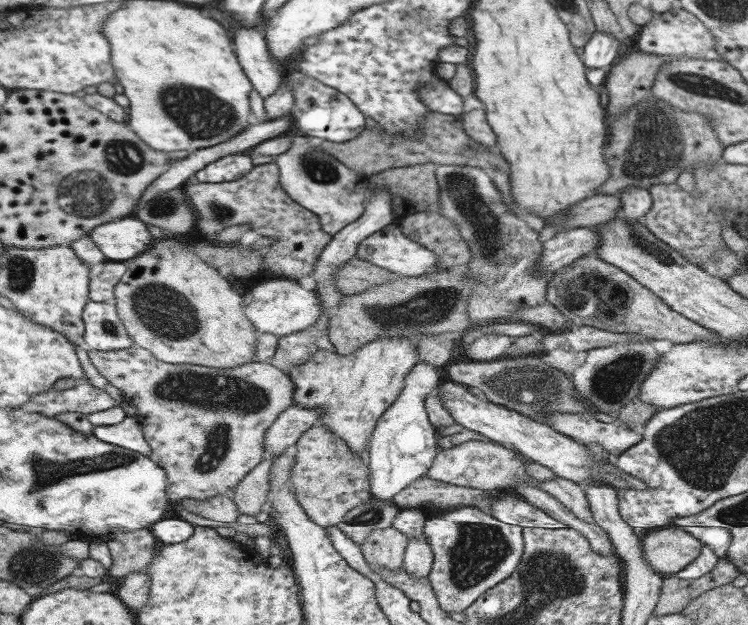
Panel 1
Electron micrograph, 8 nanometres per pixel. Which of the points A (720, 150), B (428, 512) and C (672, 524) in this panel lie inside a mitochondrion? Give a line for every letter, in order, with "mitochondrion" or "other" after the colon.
A: other
B: other
C: other

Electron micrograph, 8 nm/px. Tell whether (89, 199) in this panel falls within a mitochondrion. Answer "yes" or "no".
yes

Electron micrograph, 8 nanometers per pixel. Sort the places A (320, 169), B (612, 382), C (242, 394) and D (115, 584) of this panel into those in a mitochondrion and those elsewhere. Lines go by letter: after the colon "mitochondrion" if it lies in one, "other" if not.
A: mitochondrion
B: mitochondrion
C: mitochondrion
D: other

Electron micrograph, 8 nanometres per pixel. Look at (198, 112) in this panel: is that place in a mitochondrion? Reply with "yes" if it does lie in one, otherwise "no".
yes

